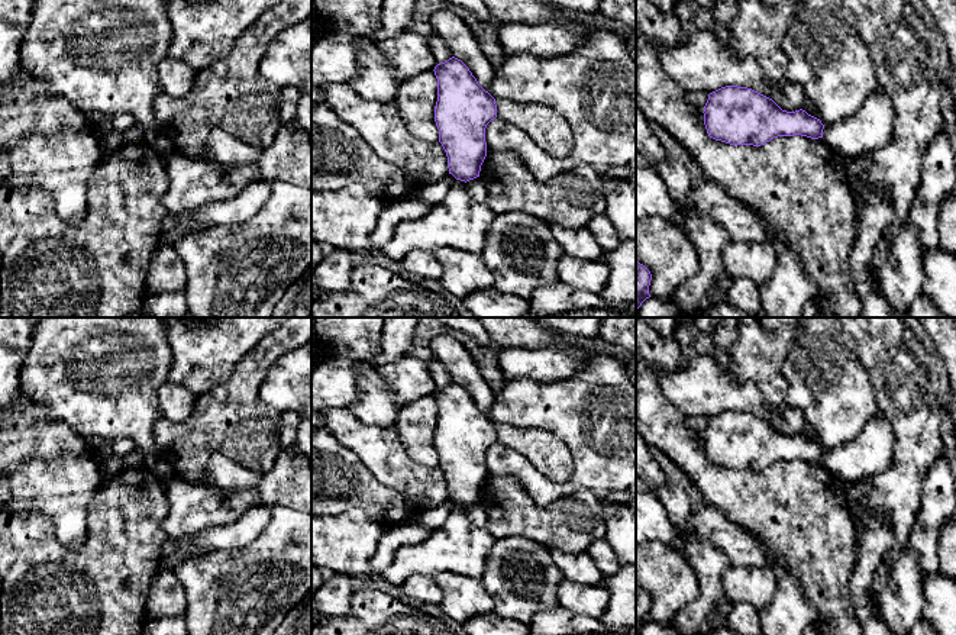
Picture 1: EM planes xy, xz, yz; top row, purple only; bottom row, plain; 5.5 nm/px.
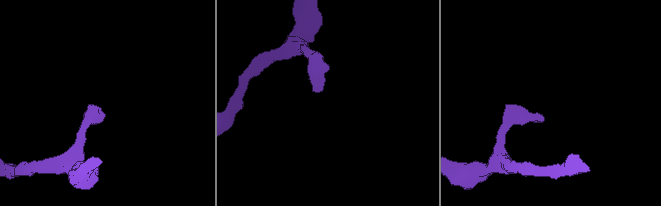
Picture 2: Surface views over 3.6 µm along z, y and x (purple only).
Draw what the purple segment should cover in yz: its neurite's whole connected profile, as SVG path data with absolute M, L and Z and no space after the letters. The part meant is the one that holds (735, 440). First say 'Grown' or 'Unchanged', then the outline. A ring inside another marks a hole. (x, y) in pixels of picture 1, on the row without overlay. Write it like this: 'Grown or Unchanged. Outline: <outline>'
Unchanged. Outline: M726 410L708 419L704 449L710 462L730 470L760 471L778 461L823 462L820 444L800 433L782 435L747 412Z

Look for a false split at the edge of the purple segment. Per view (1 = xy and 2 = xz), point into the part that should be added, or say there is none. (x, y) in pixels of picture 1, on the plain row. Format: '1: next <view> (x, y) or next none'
1: next none
2: next none

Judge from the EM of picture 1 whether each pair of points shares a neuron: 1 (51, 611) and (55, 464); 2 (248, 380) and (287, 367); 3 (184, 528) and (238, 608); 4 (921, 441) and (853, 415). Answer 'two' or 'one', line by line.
1: two
2: two
3: two
4: two

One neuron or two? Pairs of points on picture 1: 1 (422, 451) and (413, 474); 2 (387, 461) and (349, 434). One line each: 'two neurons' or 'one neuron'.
1: two neurons
2: one neuron

